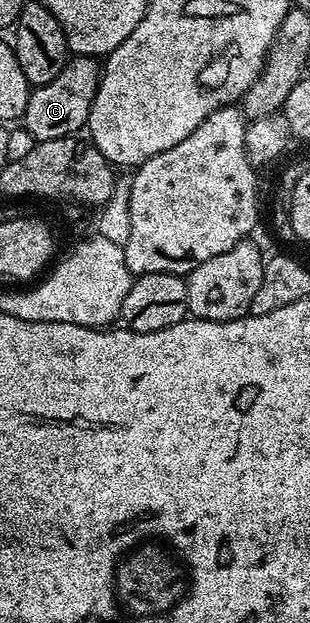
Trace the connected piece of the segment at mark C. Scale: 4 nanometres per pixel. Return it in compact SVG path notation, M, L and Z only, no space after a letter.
M77 56L69 60L68 66L61 71L58 79L50 79L50 83L35 86L29 92L22 118L23 129L30 131L36 142L79 134L87 126L101 72L101 66L91 57Z

